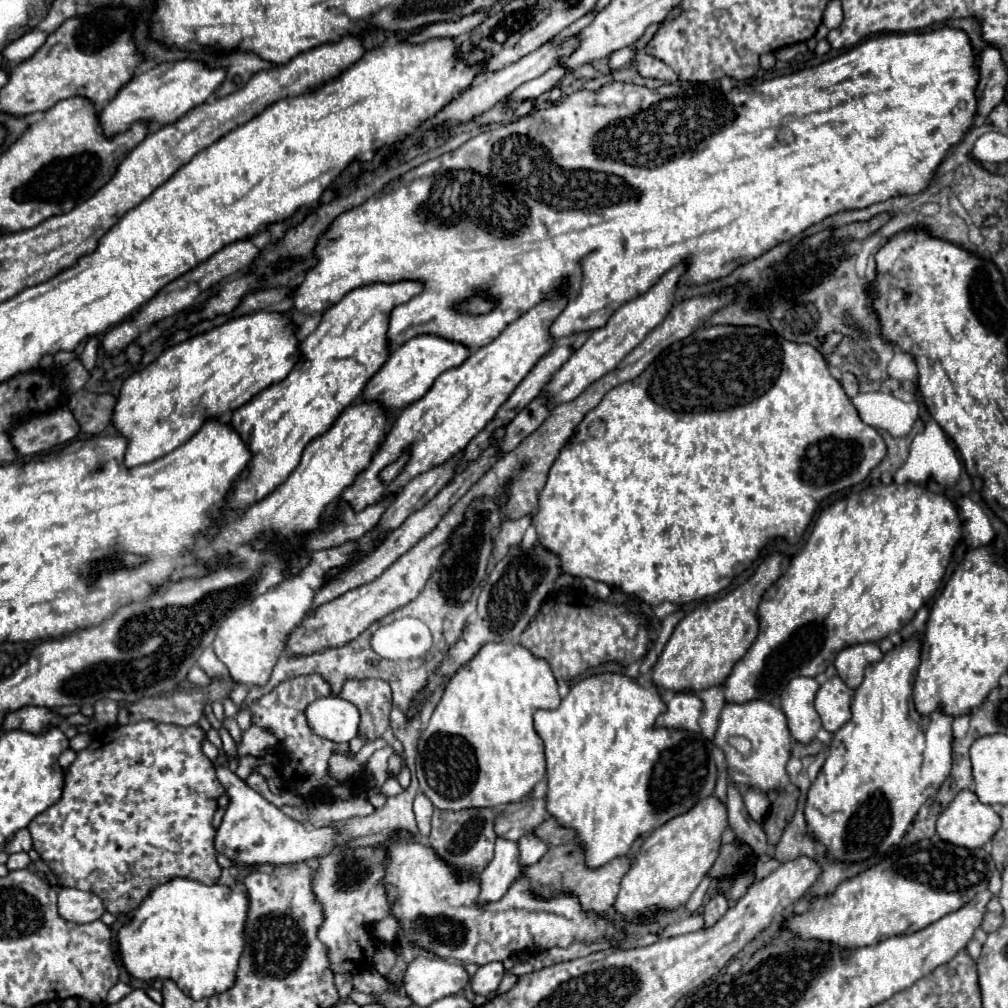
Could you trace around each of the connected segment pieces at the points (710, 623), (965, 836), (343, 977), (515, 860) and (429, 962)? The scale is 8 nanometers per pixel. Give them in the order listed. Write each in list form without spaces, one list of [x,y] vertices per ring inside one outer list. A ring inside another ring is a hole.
[[[772,552],[742,586],[722,598],[700,604],[684,616],[654,666],[654,684],[674,692],[688,692],[688,688],[692,688],[692,692],[700,692],[724,682],[734,664],[746,654],[758,636],[758,604],[768,586],[782,576],[782,560],[784,556],[780,552]]]
[[[960,790],[936,822],[942,840],[964,848],[982,848],[998,828],[1000,816],[990,804],[982,804],[972,790]]]
[[[336,974],[336,988],[338,988],[340,998],[346,1000],[352,990],[352,976],[350,974]]]
[[[506,838],[496,840],[494,858],[480,874],[480,884],[482,884],[480,902],[496,902],[504,896],[504,892],[522,872],[518,856],[520,856],[518,842]]]
[[[416,958],[404,976],[404,988],[416,1006],[454,996],[468,982],[470,974],[460,964],[440,958]]]

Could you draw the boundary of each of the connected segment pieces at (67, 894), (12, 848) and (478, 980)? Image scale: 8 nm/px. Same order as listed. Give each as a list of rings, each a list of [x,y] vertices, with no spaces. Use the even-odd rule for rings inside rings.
[[[62,888],[58,892],[58,914],[68,922],[86,924],[98,920],[102,912],[102,900],[92,896],[92,892],[82,892],[78,888]]]
[[[22,828],[20,832],[14,834],[14,838],[4,846],[6,854],[14,854],[14,852],[30,852],[32,850],[32,838],[30,832],[26,828]]]
[[[490,962],[486,966],[480,966],[478,972],[472,976],[472,990],[476,994],[488,994],[500,986],[502,976],[504,976],[502,962]]]

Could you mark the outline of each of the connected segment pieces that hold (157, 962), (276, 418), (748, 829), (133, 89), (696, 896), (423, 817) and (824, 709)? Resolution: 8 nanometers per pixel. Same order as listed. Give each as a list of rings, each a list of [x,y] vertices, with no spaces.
[[[170,880],[168,884],[160,884],[158,888],[154,888],[144,900],[142,904],[132,912],[130,920],[118,930],[118,952],[120,952],[120,960],[122,960],[122,966],[126,968],[126,972],[138,980],[174,980],[178,984],[178,988],[190,996],[192,1000],[202,1000],[202,998],[208,998],[208,996],[214,996],[214,994],[220,994],[220,992],[226,992],[232,984],[234,984],[234,974],[236,974],[236,968],[238,968],[238,958],[240,958],[240,952],[244,948],[244,920],[246,920],[246,908],[248,908],[248,896],[246,892],[240,888],[238,890],[232,890],[228,886],[220,886],[220,884],[214,884],[214,886],[204,886],[204,884],[196,884],[194,880]]]
[[[400,280],[392,284],[374,282],[350,290],[322,314],[318,328],[304,338],[300,344],[302,358],[292,372],[282,382],[258,392],[234,412],[230,422],[254,454],[252,464],[240,480],[236,480],[236,488],[230,494],[230,504],[234,508],[248,508],[272,492],[272,488],[280,486],[300,462],[306,444],[324,434],[340,412],[362,396],[368,380],[390,356],[390,342],[386,336],[390,312],[414,298],[422,288],[422,282]]]
[[[728,782],[726,806],[728,806],[728,824],[736,832],[736,838],[748,842],[758,856],[770,854],[772,846],[768,846],[768,842],[766,842],[766,834],[764,834],[762,826],[756,824],[750,818],[750,814],[746,812],[740,788],[734,782]]]
[[[186,58],[182,62],[162,62],[138,76],[134,76],[100,112],[100,122],[106,136],[124,132],[136,120],[170,124],[184,116],[198,104],[204,104],[208,96],[224,82],[226,68],[210,68],[202,60]]]
[[[706,875],[696,889],[696,891],[692,893],[691,897],[686,903],[686,907],[691,913],[698,912],[702,908],[703,899],[705,897],[705,894],[707,893],[711,882],[712,879],[708,875]]]
[[[418,794],[416,800],[414,800],[414,814],[416,814],[416,822],[418,822],[418,834],[420,834],[420,840],[426,840],[426,838],[428,838],[432,812],[434,812],[432,802],[430,802],[424,794]]]
[[[834,676],[820,686],[814,706],[822,718],[822,726],[828,732],[832,732],[832,734],[838,732],[850,720],[852,694],[854,694],[854,690],[848,688],[844,684],[844,680],[840,680],[840,676]]]

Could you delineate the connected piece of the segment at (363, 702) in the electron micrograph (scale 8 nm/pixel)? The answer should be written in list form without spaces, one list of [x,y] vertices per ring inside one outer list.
[[[348,680],[340,696],[360,710],[360,734],[366,740],[380,738],[388,730],[392,692],[384,680]]]

